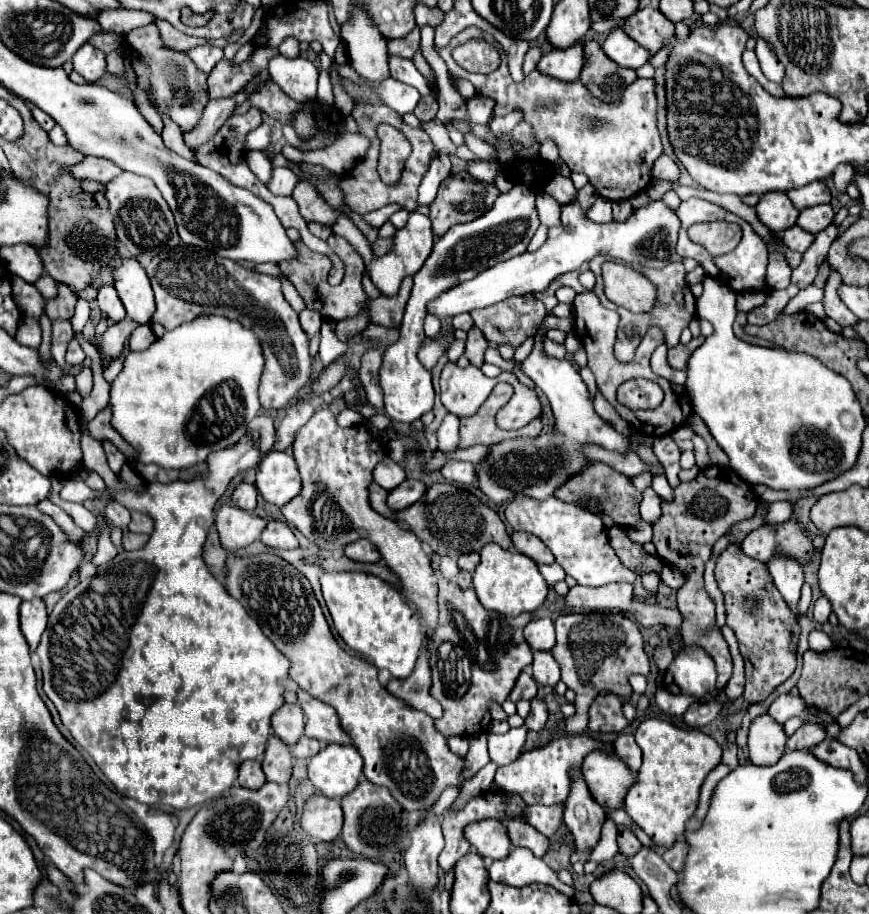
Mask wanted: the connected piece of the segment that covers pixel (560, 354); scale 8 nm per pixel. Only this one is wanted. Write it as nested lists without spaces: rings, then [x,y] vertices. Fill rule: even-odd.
[[[550,338],[544,340],[544,352],[546,352],[550,358],[558,358],[558,360],[564,360],[564,356],[566,356],[564,344],[554,344]]]

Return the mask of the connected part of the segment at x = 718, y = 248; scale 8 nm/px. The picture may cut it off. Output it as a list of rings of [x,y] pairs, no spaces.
[[[714,221],[692,225],[688,229],[688,235],[692,242],[704,246],[712,256],[722,256],[738,246],[742,230],[738,224]]]

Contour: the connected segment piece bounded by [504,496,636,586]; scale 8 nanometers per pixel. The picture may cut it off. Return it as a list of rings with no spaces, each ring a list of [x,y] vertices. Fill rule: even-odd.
[[[514,498],[506,508],[506,520],[514,530],[524,530],[534,536],[538,536],[554,554],[556,562],[564,568],[568,576],[572,576],[582,586],[604,586],[612,582],[630,582],[634,584],[636,574],[622,566],[616,552],[612,550],[606,528],[602,520],[588,512],[578,508],[576,504],[566,504],[558,498],[548,500],[534,500],[534,498]]]

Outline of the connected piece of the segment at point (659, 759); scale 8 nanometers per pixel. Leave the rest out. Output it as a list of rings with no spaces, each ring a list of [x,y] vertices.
[[[660,718],[644,720],[636,730],[636,742],[642,750],[642,768],[640,768],[636,786],[632,786],[632,790],[626,796],[624,810],[656,844],[672,846],[684,834],[686,820],[696,812],[700,786],[704,784],[704,778],[708,776],[708,772],[720,764],[722,748],[718,746],[718,742],[712,736],[708,736],[700,730],[678,728],[672,722],[666,722]]]

